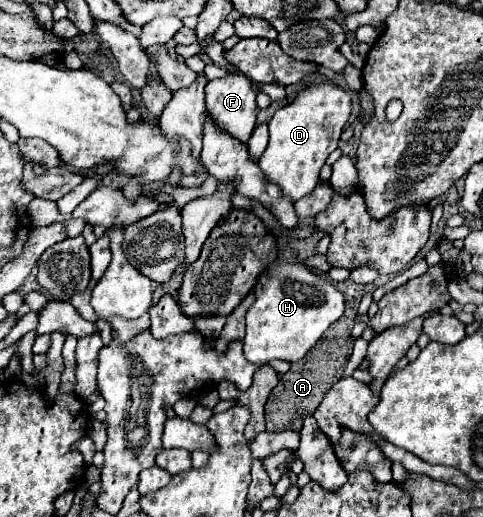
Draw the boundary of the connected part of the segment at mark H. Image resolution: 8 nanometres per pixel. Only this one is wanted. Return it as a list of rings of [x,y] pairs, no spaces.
[[[289,259],[273,261],[255,285],[255,303],[247,311],[247,335],[243,339],[245,359],[269,363],[273,359],[299,361],[319,341],[325,329],[343,315],[343,295],[321,275],[309,273],[301,263]]]

